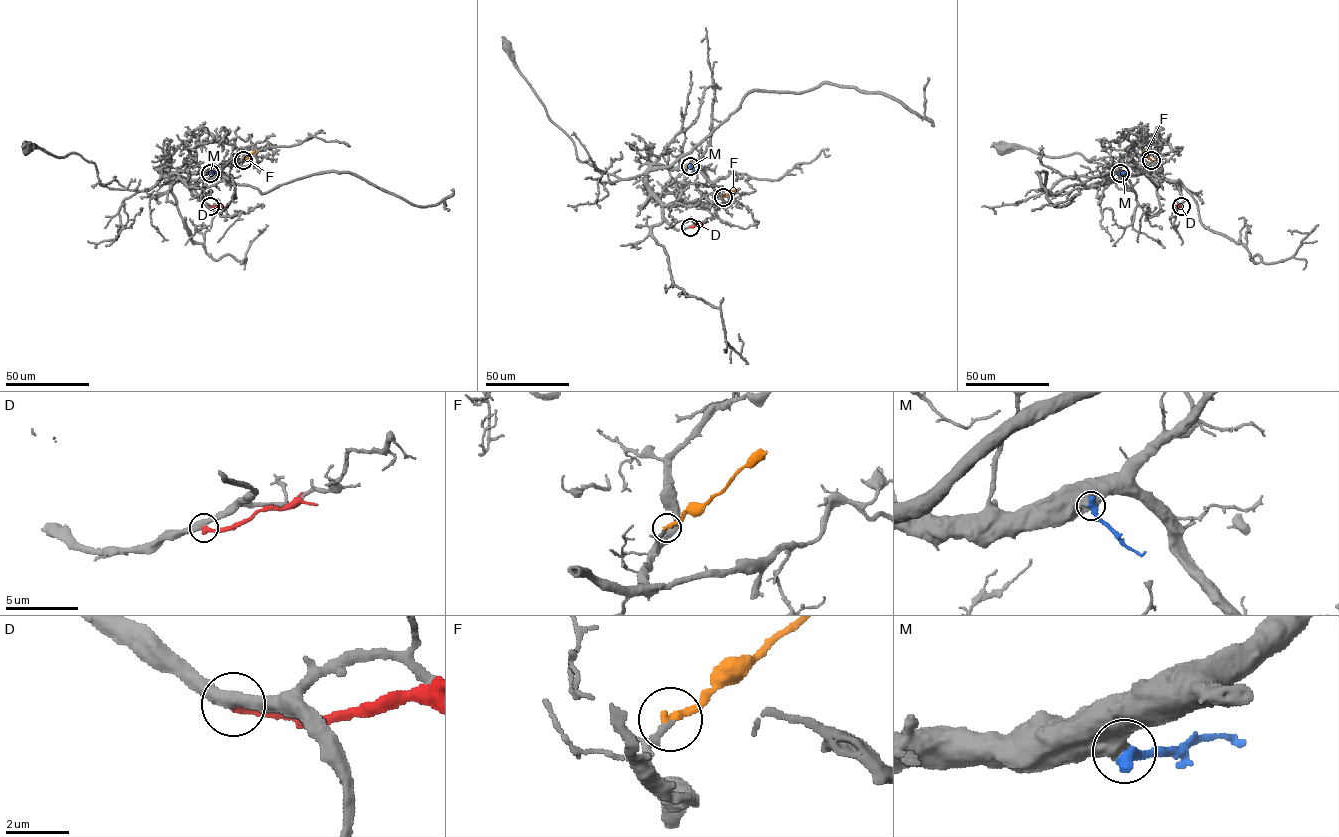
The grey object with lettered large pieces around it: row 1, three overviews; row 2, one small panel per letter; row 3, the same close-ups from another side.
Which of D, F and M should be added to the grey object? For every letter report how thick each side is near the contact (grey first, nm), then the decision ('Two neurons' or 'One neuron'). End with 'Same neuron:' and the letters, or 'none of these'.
D: Thickness 420 nm (grey) against 360 nm. Two neurons
F: Thickness 190 nm (grey) against 240 nm. One neuron
M: Thickness 750 nm (grey) against 500 nm. Two neurons
Same neuron: F

